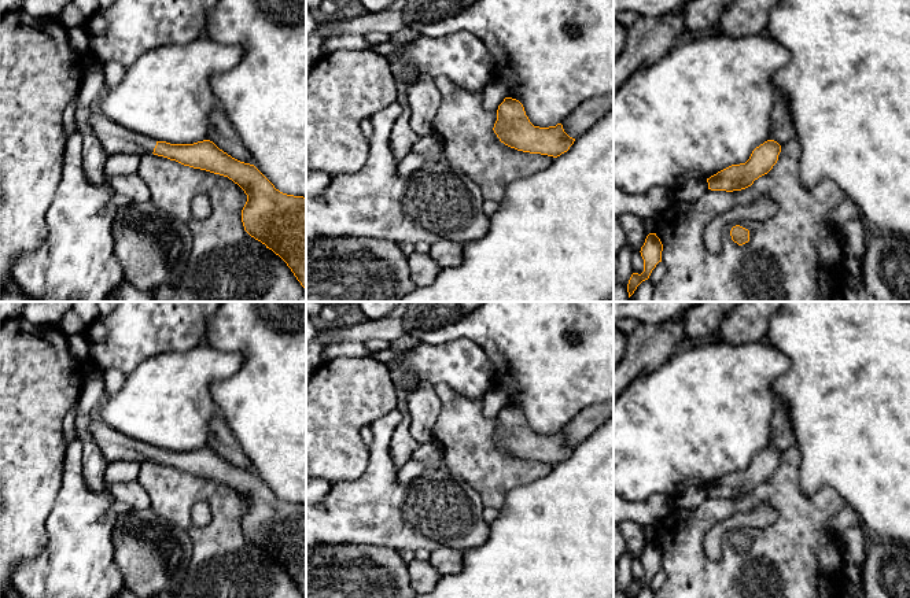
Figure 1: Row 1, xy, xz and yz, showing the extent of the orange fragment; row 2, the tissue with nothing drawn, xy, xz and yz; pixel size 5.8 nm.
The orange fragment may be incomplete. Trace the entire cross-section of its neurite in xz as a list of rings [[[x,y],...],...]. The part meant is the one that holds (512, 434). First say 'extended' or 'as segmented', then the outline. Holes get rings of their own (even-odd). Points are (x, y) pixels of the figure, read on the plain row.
as segmented | [[[505,405],[498,413],[493,438],[500,448],[511,455],[553,465],[567,459],[575,448],[561,431],[549,435],[534,433],[523,411],[512,405]]]

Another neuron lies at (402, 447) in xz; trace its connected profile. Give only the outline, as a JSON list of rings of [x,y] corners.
[[[405,414],[395,428],[390,444],[390,454],[397,470],[405,468],[419,446],[419,442],[410,435],[410,417]]]

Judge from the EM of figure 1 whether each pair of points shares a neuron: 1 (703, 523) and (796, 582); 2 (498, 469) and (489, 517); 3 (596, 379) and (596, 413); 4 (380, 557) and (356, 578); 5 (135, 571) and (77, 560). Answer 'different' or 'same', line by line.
1: same
2: different
3: different
4: same
5: different

